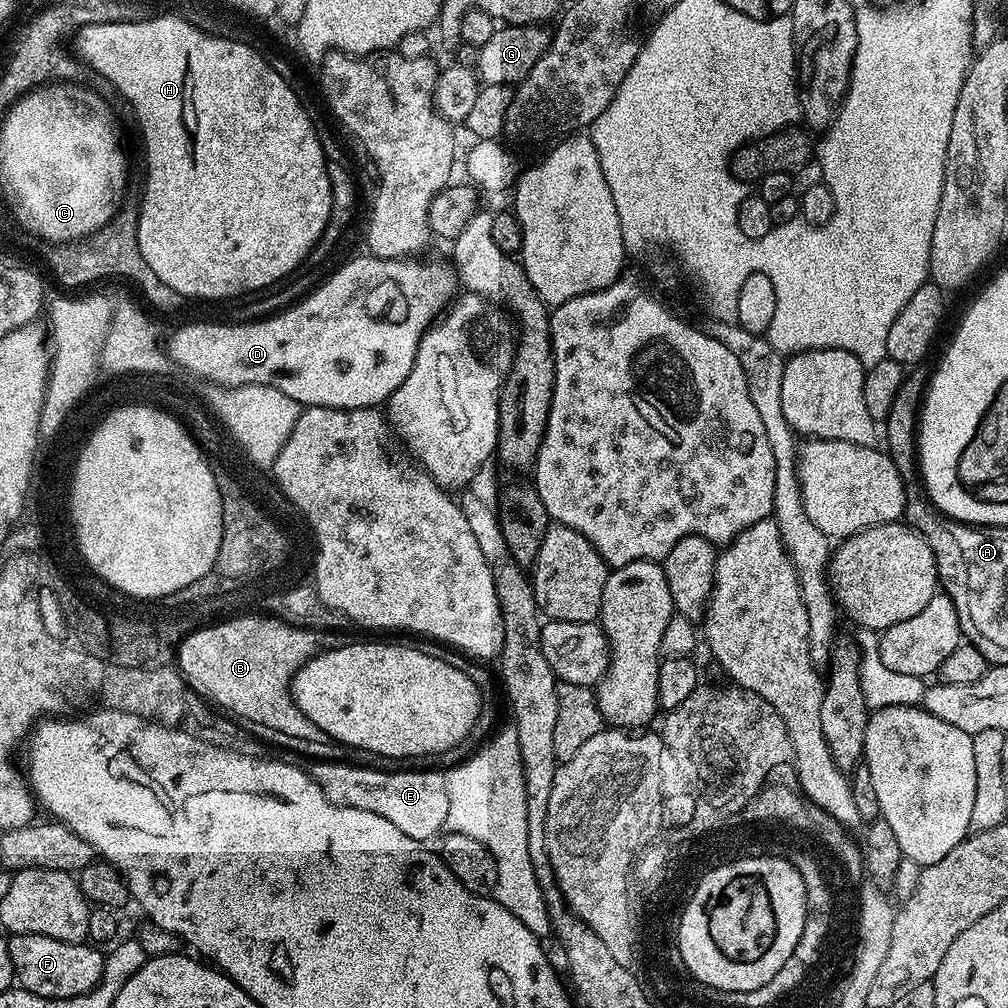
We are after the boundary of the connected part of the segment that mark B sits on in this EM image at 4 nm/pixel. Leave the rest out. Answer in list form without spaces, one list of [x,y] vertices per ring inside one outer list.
[[[264,615],[236,617],[234,622],[211,623],[191,632],[176,649],[178,671],[193,693],[205,696],[205,701],[231,714],[237,721],[249,720],[257,729],[268,728],[289,740],[322,742],[326,738],[324,731],[314,726],[292,701],[292,675],[299,668],[296,660],[284,660],[284,652],[316,654],[316,648],[328,652],[328,644],[340,644],[344,632],[296,628],[275,615]]]

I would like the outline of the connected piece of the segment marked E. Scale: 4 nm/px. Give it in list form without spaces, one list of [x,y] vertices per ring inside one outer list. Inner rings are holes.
[[[321,760],[311,765],[310,775],[331,804],[336,804],[339,808],[350,806],[358,810],[370,810],[370,814],[386,818],[386,822],[398,826],[402,834],[410,834],[410,838],[415,840],[431,841],[431,836],[439,837],[444,828],[450,800],[446,794],[443,771],[379,772],[373,768]]]

